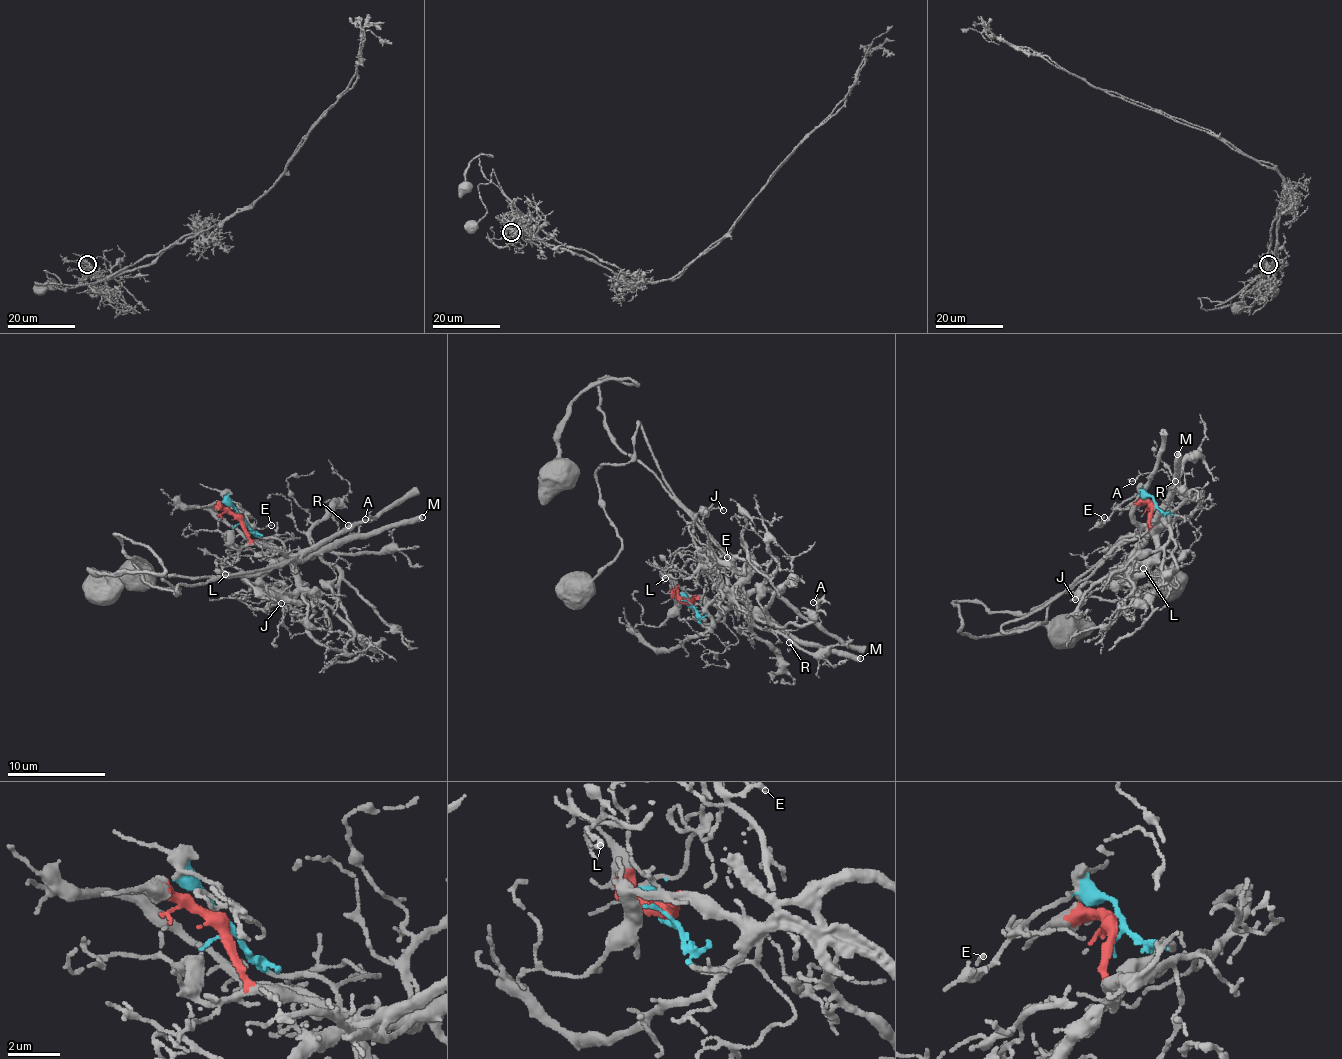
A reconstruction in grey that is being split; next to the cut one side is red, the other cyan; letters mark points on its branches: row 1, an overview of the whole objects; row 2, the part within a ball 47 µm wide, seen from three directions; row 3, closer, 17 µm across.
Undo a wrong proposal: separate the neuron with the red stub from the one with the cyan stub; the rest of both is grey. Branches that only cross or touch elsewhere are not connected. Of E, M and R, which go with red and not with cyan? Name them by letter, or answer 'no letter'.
M, R

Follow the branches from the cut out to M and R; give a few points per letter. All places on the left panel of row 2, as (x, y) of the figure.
M: (240, 518), (244, 534), (253, 542), (268, 544), (287, 555), (321, 551), (363, 532), (422, 517)
R: (240, 518), (244, 534), (253, 542), (268, 544), (287, 555), (318, 554), (359, 531), (354, 523), (348, 525)

